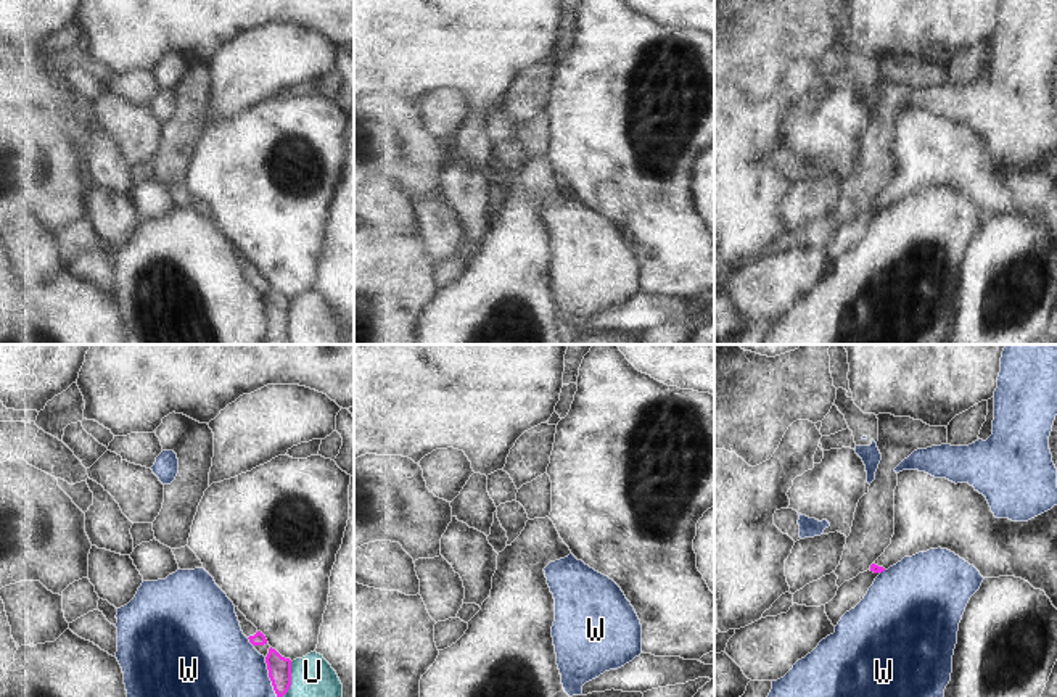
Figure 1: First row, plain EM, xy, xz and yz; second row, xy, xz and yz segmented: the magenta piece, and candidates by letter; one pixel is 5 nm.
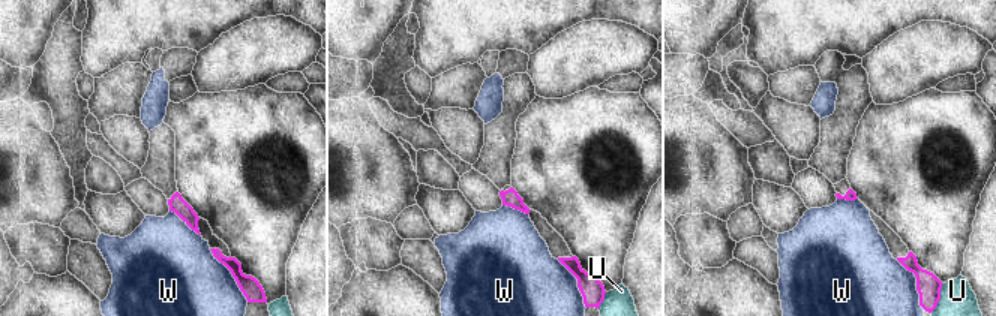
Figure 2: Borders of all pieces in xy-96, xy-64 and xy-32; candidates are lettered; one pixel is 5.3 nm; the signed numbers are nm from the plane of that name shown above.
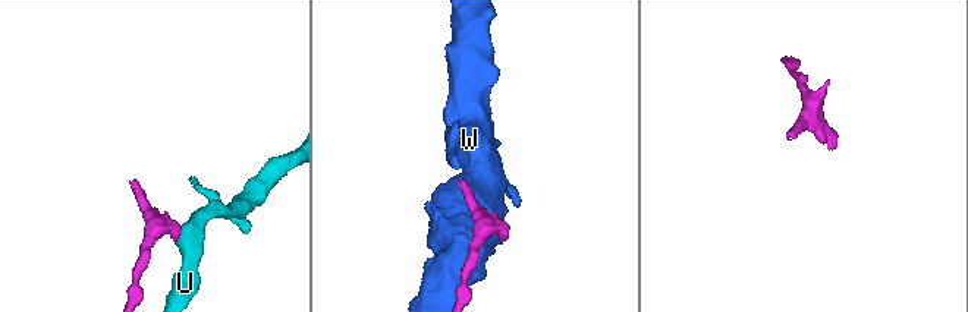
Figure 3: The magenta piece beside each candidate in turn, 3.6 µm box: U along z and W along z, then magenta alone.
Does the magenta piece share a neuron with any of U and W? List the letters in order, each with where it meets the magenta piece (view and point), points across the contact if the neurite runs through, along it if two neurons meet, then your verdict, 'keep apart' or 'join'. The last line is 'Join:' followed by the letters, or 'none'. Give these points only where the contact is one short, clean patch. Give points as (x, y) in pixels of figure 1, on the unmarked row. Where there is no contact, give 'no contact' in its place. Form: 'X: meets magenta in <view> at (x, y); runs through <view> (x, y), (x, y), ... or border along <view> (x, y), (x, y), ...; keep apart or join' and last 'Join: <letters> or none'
U: meets magenta in xy at (290, 321); border along xy (292, 301), (292, 324), (279, 338); keep apart
W: meets magenta in xy at (269, 316); keep apart
Join: none

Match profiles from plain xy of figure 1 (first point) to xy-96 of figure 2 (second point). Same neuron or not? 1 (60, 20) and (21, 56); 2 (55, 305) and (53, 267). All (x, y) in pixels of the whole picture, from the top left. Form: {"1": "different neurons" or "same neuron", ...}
{"1": "same neuron", "2": "different neurons"}

